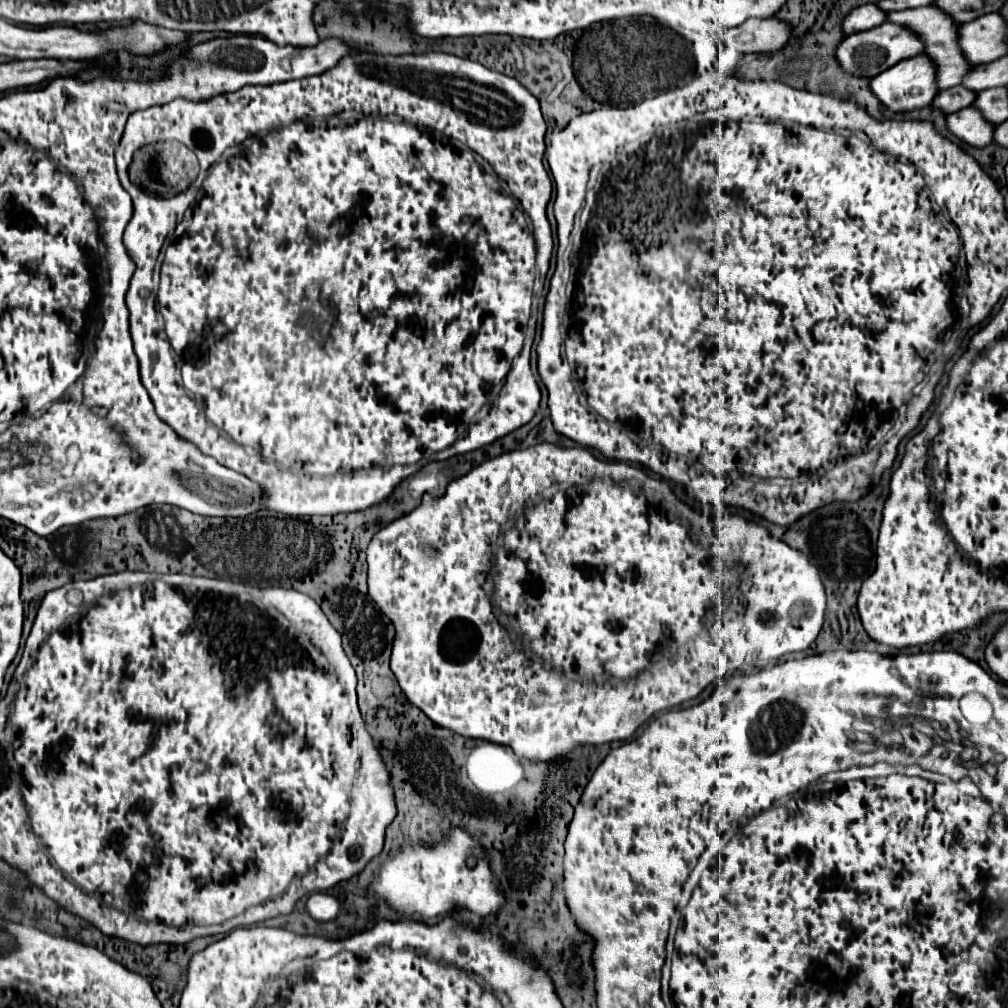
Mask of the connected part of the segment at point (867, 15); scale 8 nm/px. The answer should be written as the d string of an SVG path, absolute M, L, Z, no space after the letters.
M860 5L854 11L850 11L850 15L846 15L842 23L842 35L874 29L884 23L884 17L886 13L880 11L876 5Z

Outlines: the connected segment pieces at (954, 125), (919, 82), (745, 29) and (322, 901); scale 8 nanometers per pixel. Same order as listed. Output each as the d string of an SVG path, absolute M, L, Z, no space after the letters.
M966 107L962 111L946 115L946 127L954 137L968 145L986 147L992 143L994 125L988 123L974 107Z
M916 55L916 57L904 59L902 63L896 63L894 67L890 67L890 71L882 71L882 75L876 75L870 81L870 91L874 93L874 97L880 99L880 103L884 107L888 107L894 113L922 109L938 93L938 89L934 85L934 65L930 63L930 59L926 55Z
M748 19L746 23L726 29L722 35L724 45L738 53L764 53L778 51L786 45L790 27L780 19Z
M314 893L306 901L306 913L318 923L332 921L336 919L336 913L338 913L338 899L326 893Z

